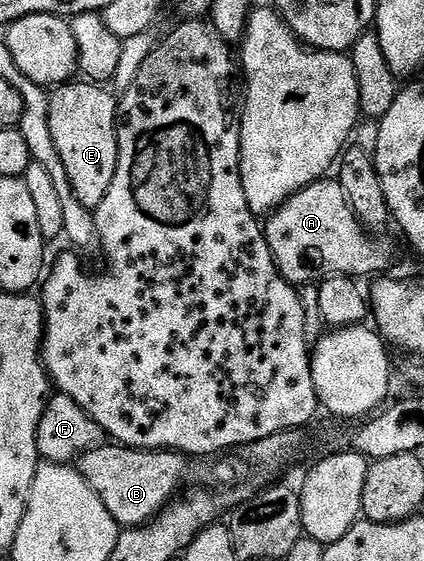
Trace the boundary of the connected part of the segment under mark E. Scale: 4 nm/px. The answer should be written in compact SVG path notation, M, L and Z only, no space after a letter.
M91 82L76 83L62 84L51 93L50 134L54 134L54 146L58 146L58 154L62 154L62 166L66 166L66 174L70 174L70 186L78 196L78 202L94 210L102 198L106 198L118 166L118 100L107 92L107 87Z

